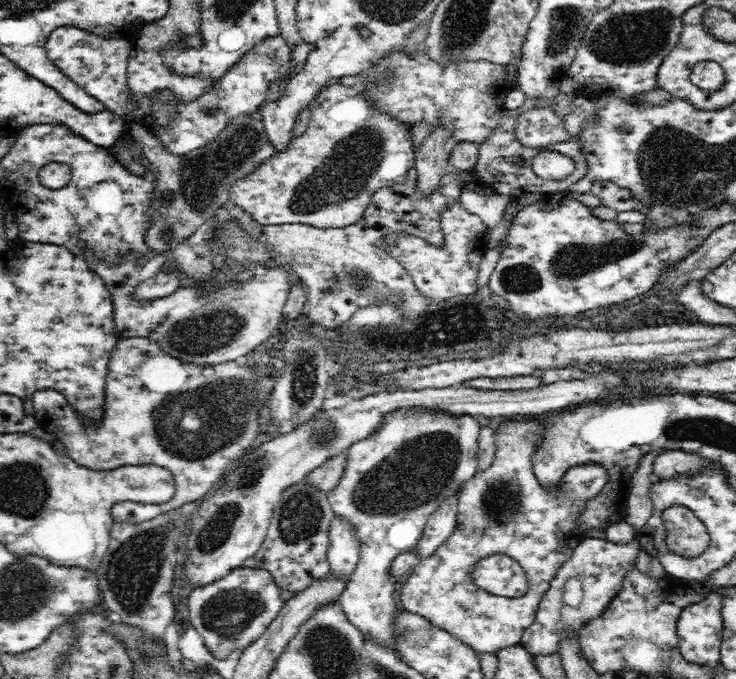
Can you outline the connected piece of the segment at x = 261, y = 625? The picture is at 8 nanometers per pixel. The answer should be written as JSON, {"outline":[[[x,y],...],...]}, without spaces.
{"outline":[[[256,566],[234,567],[220,580],[206,586],[198,585],[191,592],[188,600],[190,622],[218,660],[226,660],[235,650],[246,649],[258,640],[285,604],[270,572]]]}

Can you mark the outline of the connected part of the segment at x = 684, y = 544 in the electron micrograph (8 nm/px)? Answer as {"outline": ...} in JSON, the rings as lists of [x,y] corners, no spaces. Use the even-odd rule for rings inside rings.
{"outline":[[[673,505],[663,513],[662,520],[666,529],[664,542],[672,553],[694,558],[708,548],[710,533],[706,525],[688,508]]]}

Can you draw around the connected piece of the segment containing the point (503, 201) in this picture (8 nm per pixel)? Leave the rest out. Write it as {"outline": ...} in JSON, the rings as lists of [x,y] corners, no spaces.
{"outline":[[[464,191],[459,196],[459,199],[460,205],[466,211],[479,215],[482,222],[486,224],[487,230],[490,231],[501,221],[510,197],[495,191],[480,194]]]}

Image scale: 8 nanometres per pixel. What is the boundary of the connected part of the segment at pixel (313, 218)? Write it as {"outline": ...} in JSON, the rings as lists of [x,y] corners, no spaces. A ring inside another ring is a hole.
{"outline":[[[334,81],[321,89],[316,95],[316,98],[309,102],[308,108],[311,110],[311,116],[305,132],[296,139],[292,138],[289,145],[284,150],[277,153],[275,152],[272,156],[269,156],[269,158],[266,159],[266,162],[264,162],[262,166],[258,166],[254,172],[238,179],[229,192],[229,201],[240,206],[240,208],[243,208],[243,210],[250,214],[251,218],[256,220],[258,224],[281,225],[284,223],[300,223],[326,230],[329,228],[342,228],[350,226],[350,224],[356,224],[356,222],[364,216],[364,211],[370,202],[370,198],[372,198],[372,195],[378,188],[406,182],[408,171],[415,167],[415,150],[412,145],[412,131],[410,125],[392,119],[392,116],[378,111],[378,109],[374,107],[374,103],[370,103],[368,97],[362,93],[362,88],[355,89]]]}

